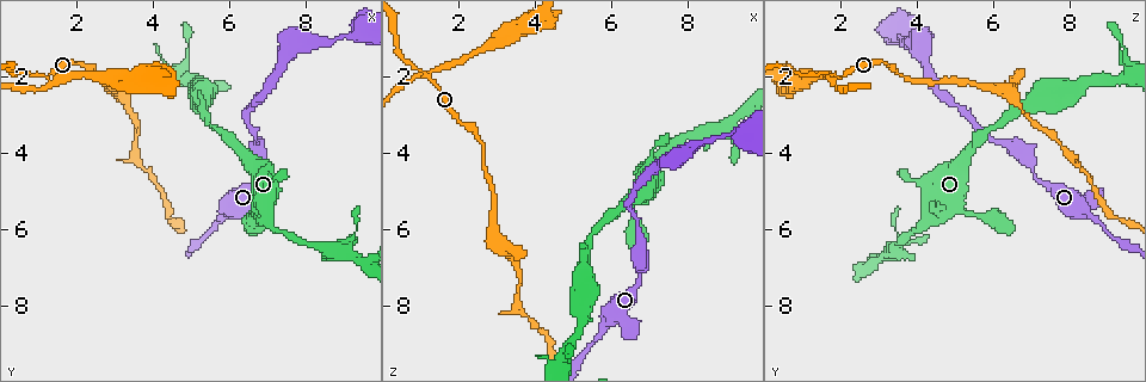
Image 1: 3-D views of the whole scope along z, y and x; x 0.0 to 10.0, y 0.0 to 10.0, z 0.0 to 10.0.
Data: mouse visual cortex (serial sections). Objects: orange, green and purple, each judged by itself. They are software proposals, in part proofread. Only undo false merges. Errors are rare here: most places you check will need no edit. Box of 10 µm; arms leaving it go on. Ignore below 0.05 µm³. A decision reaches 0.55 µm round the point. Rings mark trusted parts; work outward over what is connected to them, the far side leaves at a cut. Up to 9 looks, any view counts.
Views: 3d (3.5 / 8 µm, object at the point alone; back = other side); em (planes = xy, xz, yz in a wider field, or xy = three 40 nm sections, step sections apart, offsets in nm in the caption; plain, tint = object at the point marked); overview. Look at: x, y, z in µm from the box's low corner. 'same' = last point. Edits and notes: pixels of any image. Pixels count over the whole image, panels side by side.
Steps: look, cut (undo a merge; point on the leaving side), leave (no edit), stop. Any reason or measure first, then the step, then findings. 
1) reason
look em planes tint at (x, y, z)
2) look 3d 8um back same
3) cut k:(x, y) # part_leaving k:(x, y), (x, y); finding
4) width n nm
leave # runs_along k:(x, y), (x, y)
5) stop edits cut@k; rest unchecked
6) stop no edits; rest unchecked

sudden change in width
look 3d 3.5um at (5.25, 2.80, 6.75)

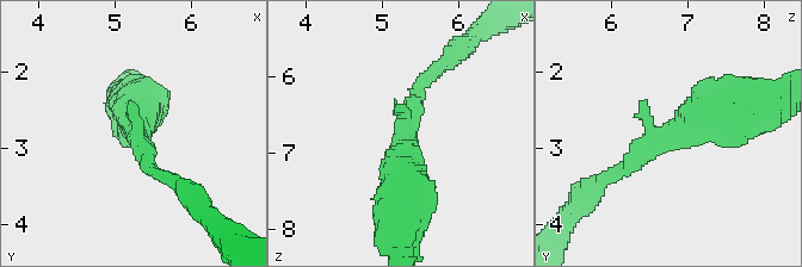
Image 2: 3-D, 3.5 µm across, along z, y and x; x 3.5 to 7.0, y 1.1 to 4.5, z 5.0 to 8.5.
look em xy step 5 tint at (5.25, 2.80, 6.80)

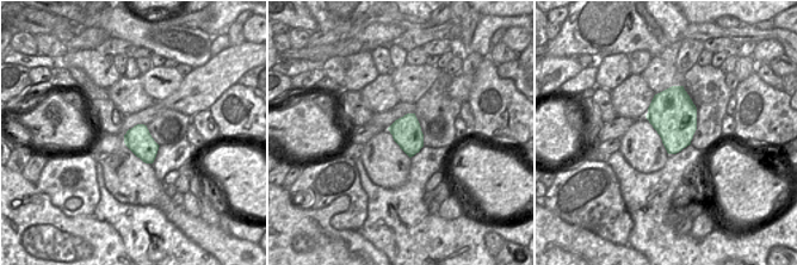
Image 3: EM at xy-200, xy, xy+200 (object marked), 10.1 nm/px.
leave # runs_along 2:(612, 178), (658, 137), (744, 104); continuous, no second cell

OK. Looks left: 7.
calibre changes
look 3d 3.5um at (3.45, 3.15, 6.95)

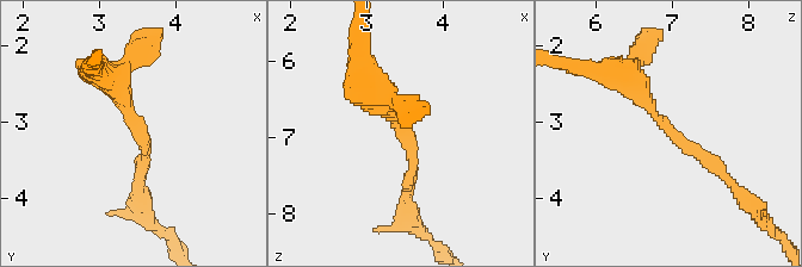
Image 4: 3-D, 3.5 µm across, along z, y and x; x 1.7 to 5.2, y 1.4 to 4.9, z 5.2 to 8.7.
arm_widths 150, 400 nm
leave # runs_along 4:(621, 74), (673, 136), (726, 177); continuous, no second cell

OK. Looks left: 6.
calibre changes
look 3d 3.5um at (7.15, 5.60, 4.20)

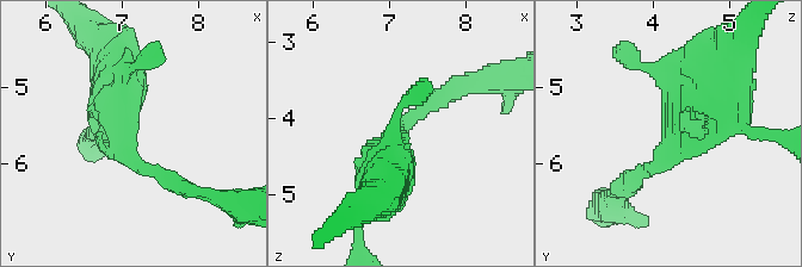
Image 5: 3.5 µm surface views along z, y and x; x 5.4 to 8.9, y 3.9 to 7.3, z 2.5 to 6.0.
arm_widths 200, 500 nm
look em xy step 1 tint at (7.10, 5.65, 4.30)

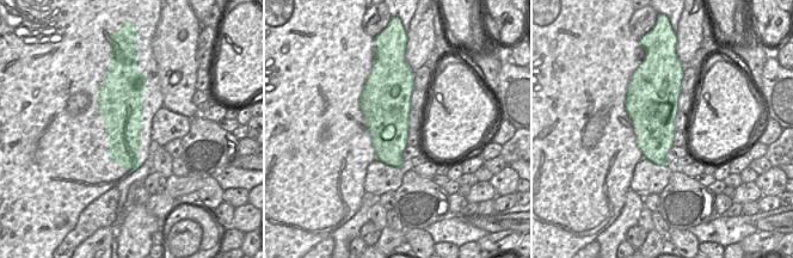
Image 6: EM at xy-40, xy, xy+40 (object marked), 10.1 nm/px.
leave # all the same cell

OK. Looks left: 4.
calibre changes
look em xy step 2 tint at (5.00, 2.05, 8.90)

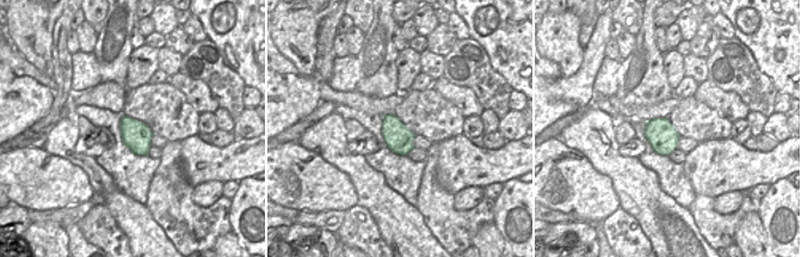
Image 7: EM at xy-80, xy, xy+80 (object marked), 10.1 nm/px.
look 3d 3.5um same

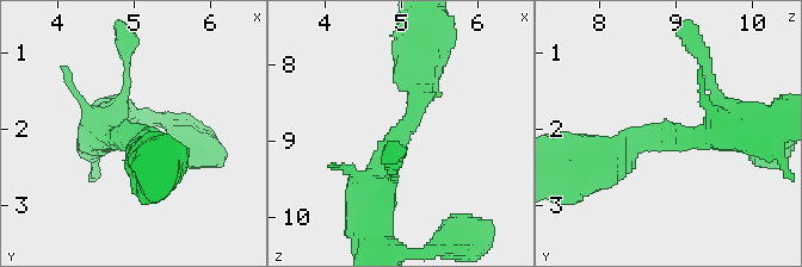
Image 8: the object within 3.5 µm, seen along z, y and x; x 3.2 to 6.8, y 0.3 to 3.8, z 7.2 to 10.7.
leave # one cell here

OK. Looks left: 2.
stop no edits; rest unchecked

